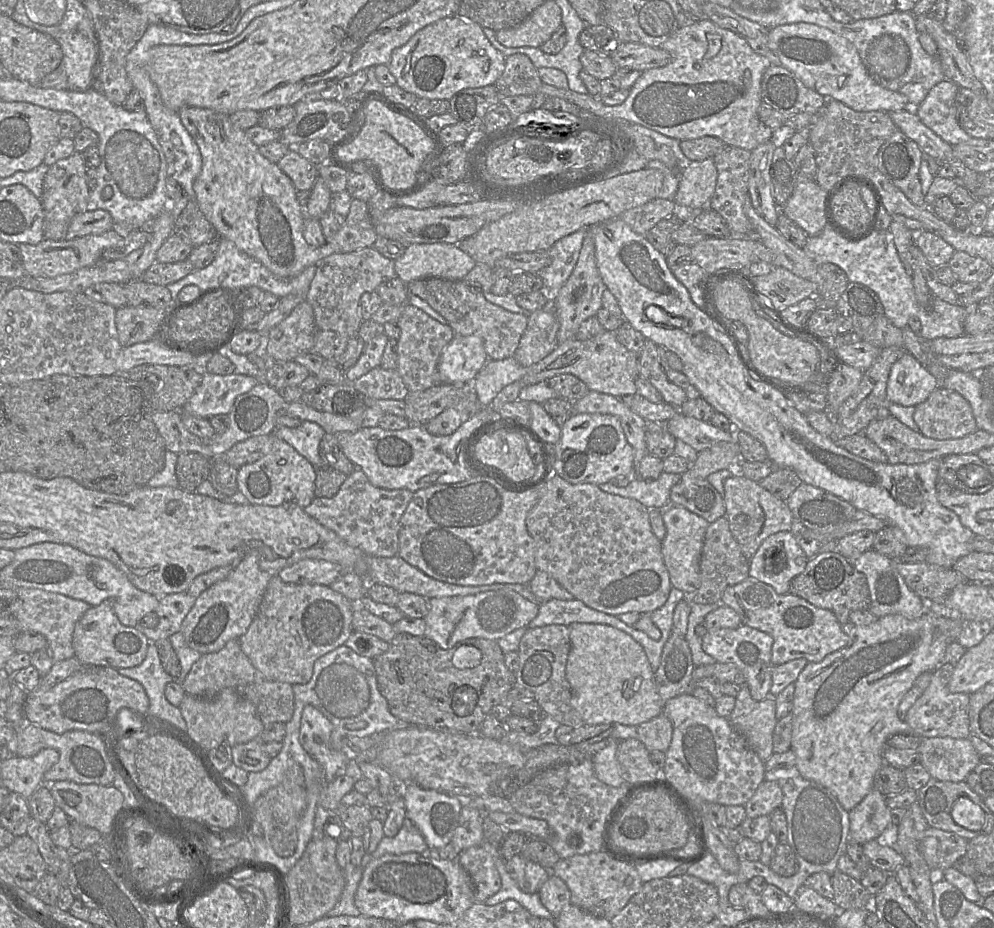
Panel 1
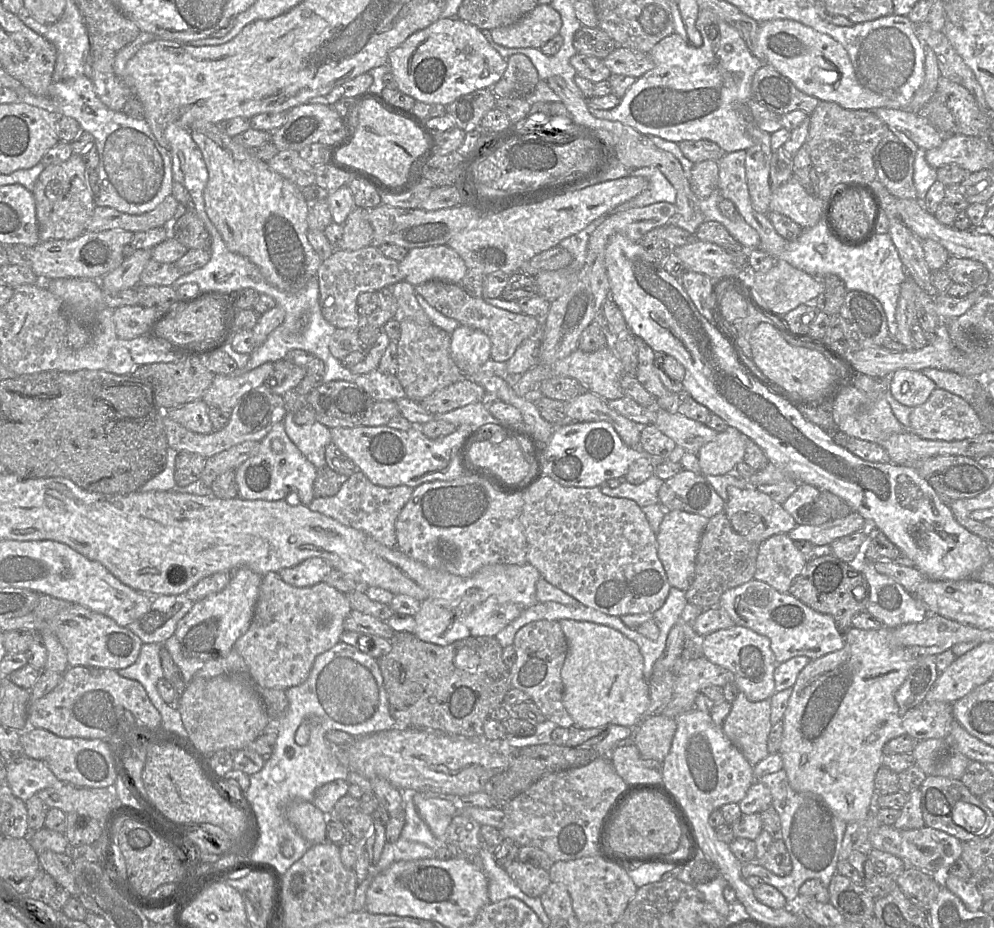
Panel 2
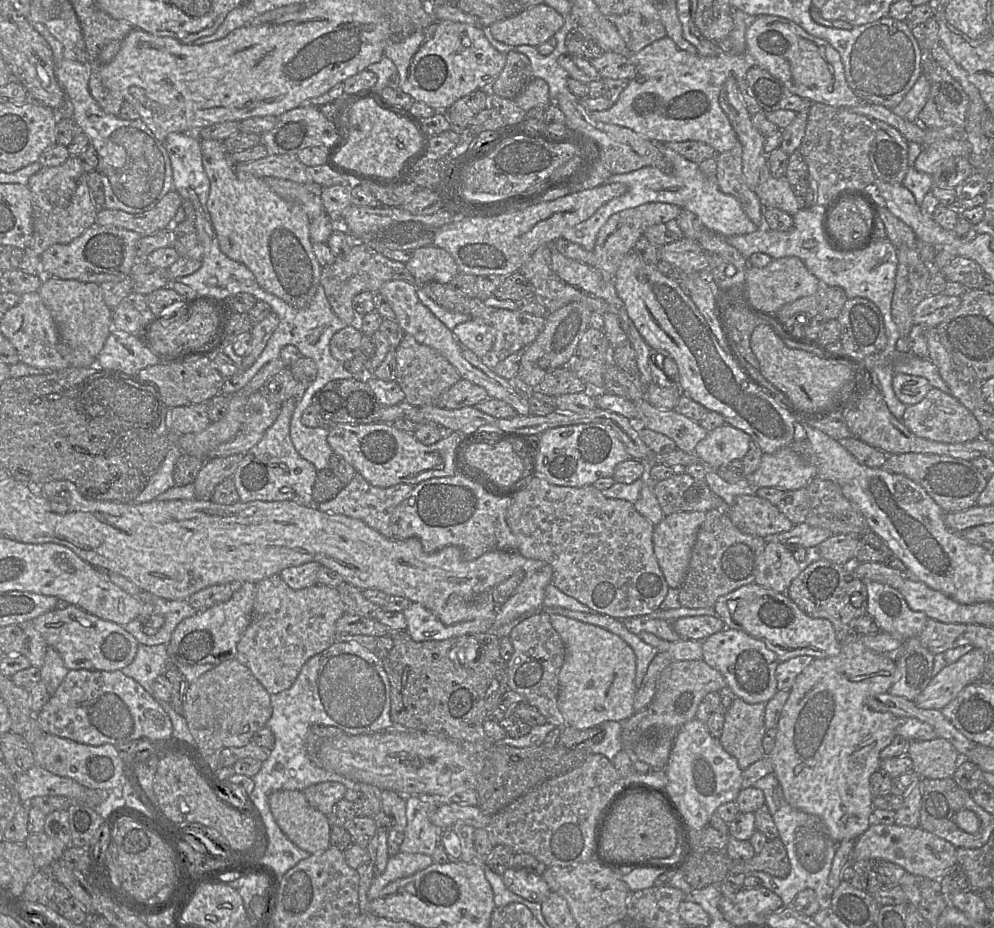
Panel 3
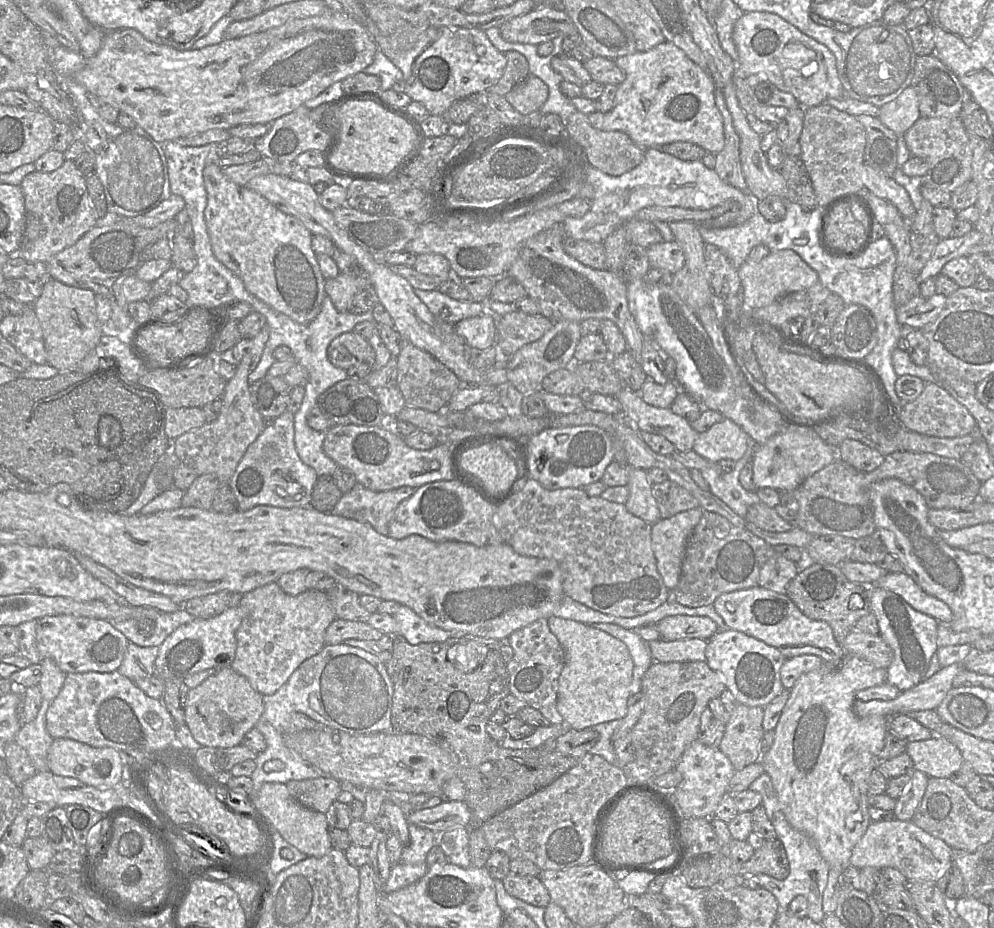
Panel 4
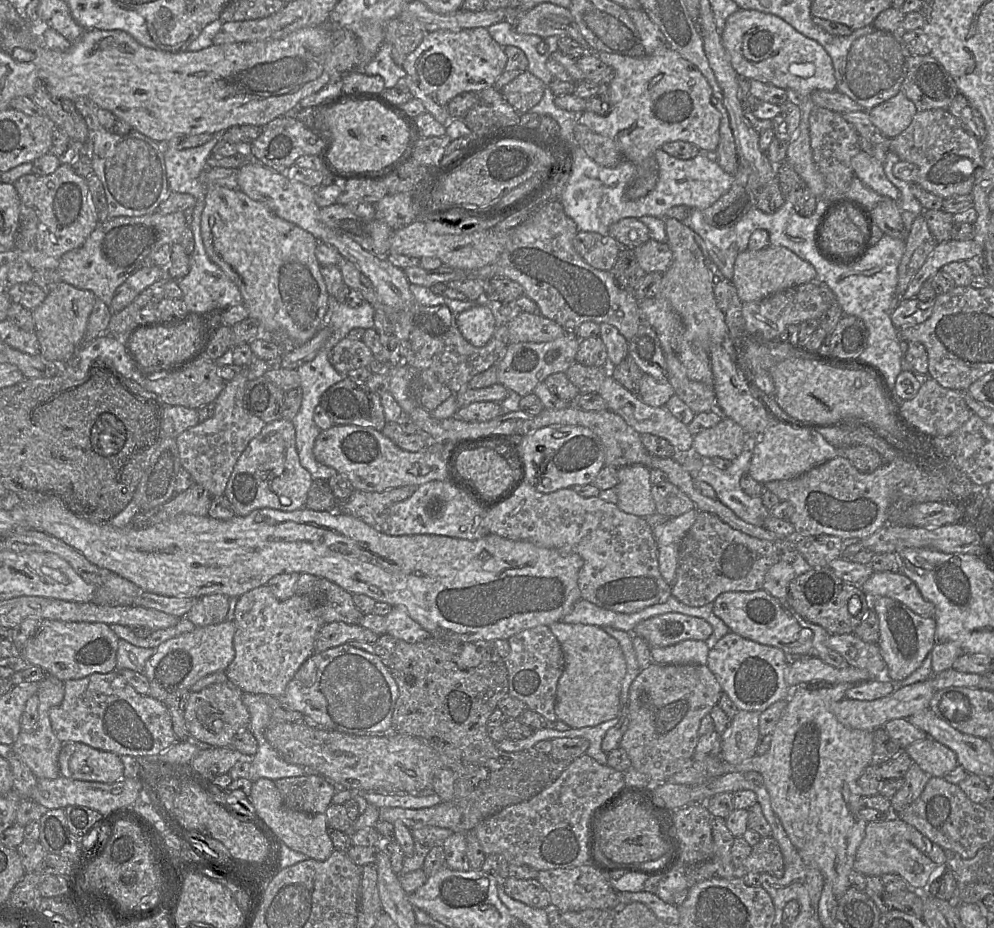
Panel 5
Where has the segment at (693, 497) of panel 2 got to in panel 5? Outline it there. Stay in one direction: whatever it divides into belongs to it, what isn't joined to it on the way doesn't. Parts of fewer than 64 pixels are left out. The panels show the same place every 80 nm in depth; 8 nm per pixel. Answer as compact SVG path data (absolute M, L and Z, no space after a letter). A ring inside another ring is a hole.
M669 481L652 485L651 494L656 513L664 517L678 517L695 508L694 502Z

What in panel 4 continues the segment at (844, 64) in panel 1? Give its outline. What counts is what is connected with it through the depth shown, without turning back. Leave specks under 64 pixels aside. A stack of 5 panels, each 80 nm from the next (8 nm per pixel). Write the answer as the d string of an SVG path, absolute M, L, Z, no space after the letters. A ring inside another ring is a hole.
M746 12L735 23L732 37L738 51L736 67L740 77L765 75L780 90L792 94L804 110L823 104L830 98L848 98L831 50L779 15Z

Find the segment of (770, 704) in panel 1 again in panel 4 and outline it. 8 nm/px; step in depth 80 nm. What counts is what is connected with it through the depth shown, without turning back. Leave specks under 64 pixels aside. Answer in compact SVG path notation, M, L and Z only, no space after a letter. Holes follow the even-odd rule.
M739 703L725 725L719 749L729 758L736 771L758 762L762 756L760 742L765 732L762 727L763 716L764 707L752 707Z

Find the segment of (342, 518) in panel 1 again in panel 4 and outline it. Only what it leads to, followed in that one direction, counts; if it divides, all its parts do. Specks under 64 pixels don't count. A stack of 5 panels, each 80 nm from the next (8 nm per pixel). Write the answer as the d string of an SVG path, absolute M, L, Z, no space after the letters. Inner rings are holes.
M360 483L343 494L331 514L369 523L378 533L387 536L388 527L398 505L415 489L402 486L387 491L372 491Z

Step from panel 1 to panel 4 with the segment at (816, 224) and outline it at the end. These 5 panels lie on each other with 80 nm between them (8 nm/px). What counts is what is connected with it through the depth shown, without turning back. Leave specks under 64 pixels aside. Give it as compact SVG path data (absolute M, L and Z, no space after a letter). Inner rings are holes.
M733 82L723 87L722 93L726 106L732 116L733 127L739 137L740 163L743 176L747 183L748 192L756 200L762 200L768 196L779 196L786 200L787 185L785 179L778 170L769 165L766 153L760 147L761 136L749 125L745 113L739 104Z

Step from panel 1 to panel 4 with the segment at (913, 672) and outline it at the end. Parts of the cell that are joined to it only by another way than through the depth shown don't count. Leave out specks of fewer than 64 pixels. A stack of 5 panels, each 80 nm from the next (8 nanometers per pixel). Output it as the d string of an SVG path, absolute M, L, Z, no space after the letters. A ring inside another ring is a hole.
M845 655L839 663L825 663L820 669L801 675L790 690L790 696L782 710L780 719L774 729L774 741L767 753L762 754L759 763L772 781L778 796L780 808L790 825L805 834L817 847L820 855L829 864L830 868L843 871L850 866L853 848L865 834L871 823L869 816L869 794L867 780L874 769L877 769L878 755L885 745L885 738L889 730L889 718L879 715L859 718L853 711L853 704L857 692L881 685L886 682L887 669L876 668L872 664L855 656Z

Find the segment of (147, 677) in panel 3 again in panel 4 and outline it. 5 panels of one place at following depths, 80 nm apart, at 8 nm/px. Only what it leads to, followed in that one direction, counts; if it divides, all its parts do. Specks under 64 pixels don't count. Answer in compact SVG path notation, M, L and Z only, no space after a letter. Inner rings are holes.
M129 641L124 659L117 670L132 681L152 676L158 653L158 646L141 647Z

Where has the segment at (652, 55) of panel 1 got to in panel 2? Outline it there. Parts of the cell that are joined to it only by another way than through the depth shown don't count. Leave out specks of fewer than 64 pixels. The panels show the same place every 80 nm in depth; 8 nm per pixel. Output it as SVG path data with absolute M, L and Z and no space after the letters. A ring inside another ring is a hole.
M618 46L603 59L604 64L614 75L626 75L639 78L654 68L655 64L649 53L634 51Z

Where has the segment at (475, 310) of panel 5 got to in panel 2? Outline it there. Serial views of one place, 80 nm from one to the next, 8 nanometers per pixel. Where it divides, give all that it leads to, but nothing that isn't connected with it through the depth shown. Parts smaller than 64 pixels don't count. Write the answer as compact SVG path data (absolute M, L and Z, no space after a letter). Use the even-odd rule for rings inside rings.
M459 325L451 333L451 357L462 372L462 377L476 374L490 358L491 342L480 330Z

